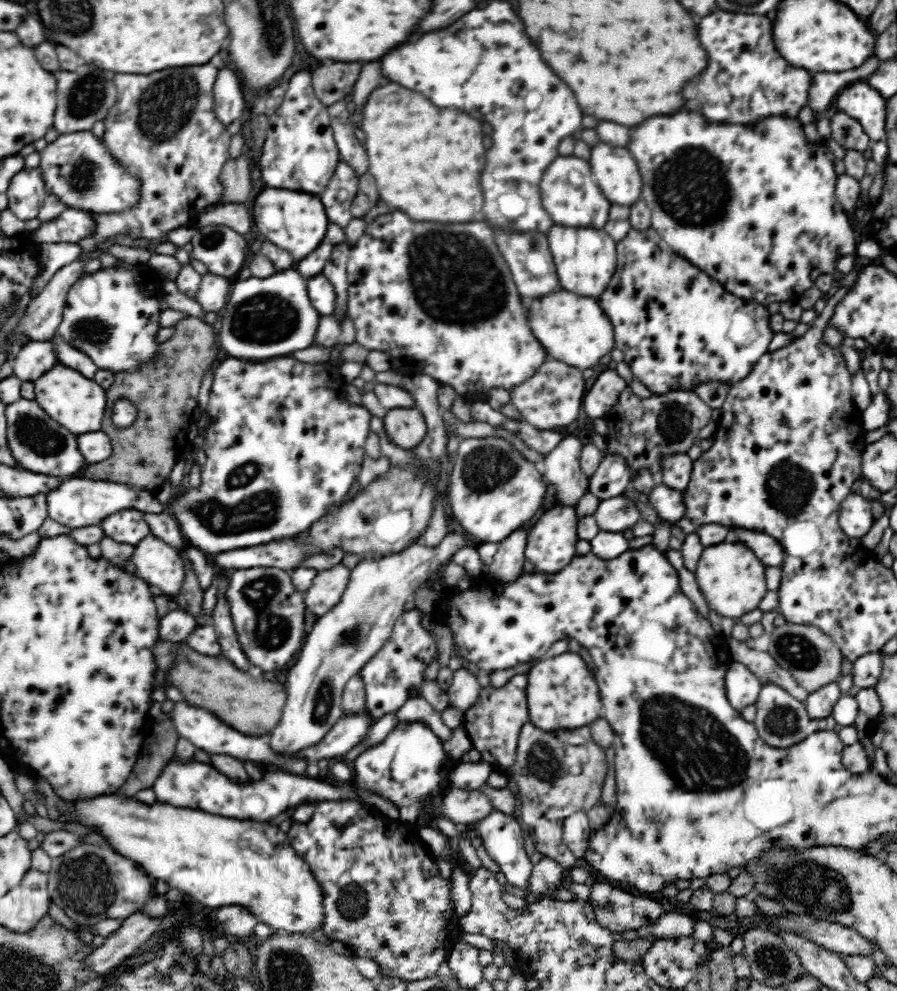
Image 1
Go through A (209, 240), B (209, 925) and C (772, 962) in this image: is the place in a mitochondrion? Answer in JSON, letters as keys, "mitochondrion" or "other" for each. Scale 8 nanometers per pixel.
{"A":"mitochondrion","B":"other","C":"mitochondrion"}

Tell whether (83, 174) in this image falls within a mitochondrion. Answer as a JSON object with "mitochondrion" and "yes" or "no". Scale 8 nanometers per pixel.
{"mitochondrion":"yes"}

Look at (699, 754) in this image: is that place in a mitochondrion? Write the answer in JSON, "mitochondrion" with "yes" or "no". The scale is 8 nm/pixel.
{"mitochondrion":"yes"}

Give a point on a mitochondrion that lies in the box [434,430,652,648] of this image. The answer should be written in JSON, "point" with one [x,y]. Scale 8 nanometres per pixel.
{"point":[487,467]}

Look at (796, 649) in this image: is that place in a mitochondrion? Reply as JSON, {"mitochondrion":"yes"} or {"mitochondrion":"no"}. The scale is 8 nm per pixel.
{"mitochondrion":"yes"}

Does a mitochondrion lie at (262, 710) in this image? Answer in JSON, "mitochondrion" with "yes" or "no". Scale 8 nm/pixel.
{"mitochondrion":"no"}

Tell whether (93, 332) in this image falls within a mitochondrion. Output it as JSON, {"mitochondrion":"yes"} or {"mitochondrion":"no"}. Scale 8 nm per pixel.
{"mitochondrion":"yes"}

